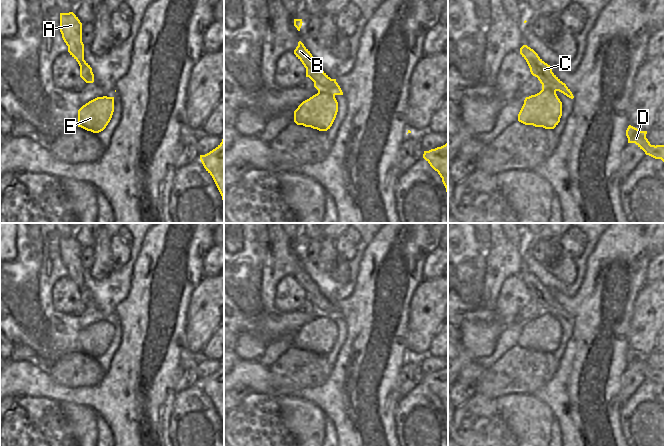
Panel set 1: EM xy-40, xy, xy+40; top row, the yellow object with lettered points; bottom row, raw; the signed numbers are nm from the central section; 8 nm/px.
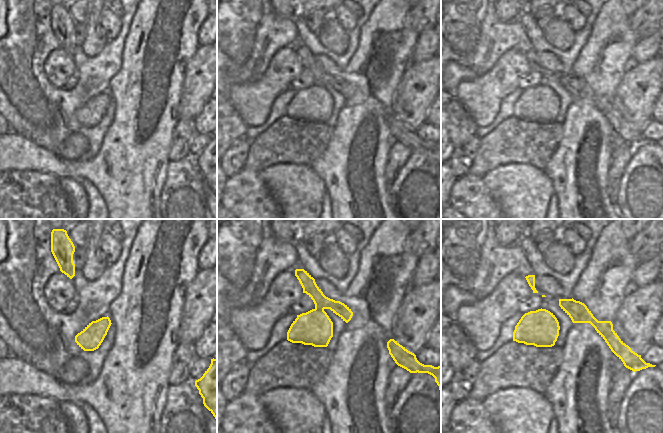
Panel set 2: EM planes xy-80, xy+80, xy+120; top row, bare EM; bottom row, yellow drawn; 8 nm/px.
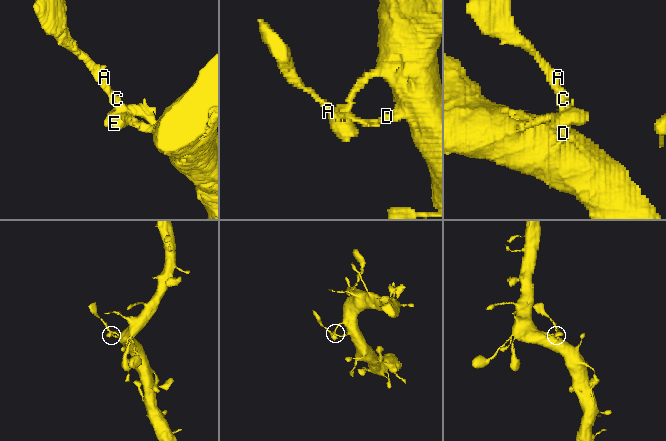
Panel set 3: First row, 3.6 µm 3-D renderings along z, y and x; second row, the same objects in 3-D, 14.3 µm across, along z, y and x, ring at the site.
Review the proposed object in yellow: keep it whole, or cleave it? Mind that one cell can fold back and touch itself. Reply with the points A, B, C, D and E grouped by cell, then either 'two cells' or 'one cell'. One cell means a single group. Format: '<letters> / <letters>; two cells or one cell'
A B C D / E; two cells

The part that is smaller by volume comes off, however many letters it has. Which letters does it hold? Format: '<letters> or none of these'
A, B, C, D

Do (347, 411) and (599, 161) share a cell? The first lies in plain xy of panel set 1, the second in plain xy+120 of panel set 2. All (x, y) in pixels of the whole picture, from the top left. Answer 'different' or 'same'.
same

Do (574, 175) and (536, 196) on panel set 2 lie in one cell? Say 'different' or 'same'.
different

